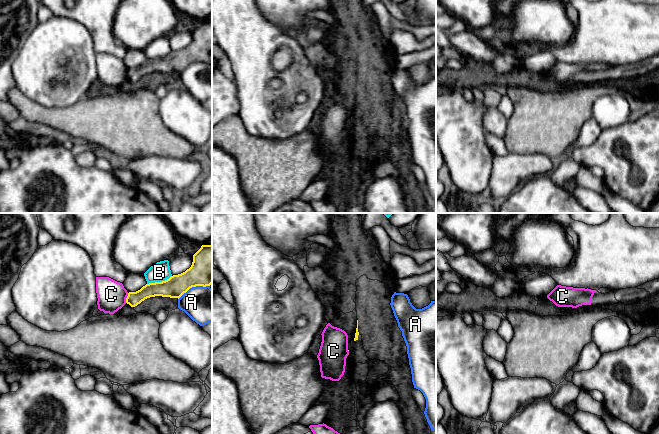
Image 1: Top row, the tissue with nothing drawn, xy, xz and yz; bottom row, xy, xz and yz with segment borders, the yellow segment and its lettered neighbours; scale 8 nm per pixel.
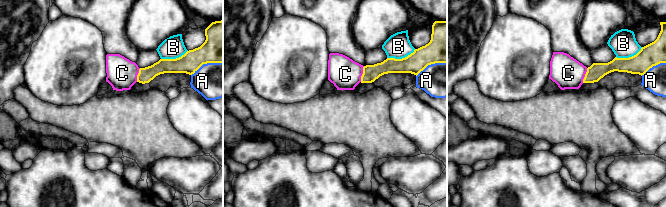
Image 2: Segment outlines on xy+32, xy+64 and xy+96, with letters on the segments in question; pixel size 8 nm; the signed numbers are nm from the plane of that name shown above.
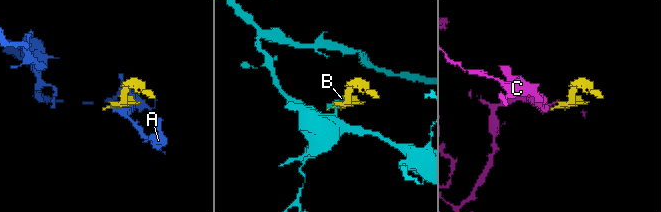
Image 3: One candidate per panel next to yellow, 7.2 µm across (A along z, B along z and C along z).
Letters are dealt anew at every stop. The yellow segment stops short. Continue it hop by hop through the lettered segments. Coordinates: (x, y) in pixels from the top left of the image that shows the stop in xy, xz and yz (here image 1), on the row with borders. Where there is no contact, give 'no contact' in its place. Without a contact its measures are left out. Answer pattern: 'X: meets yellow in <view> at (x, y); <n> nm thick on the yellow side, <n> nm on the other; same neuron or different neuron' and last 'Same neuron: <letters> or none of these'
A: meets yellow in xy at (193, 286); 300 nm thick on the yellow side, 300 nm on the other; different neuron
B: meets yellow in xy at (159, 282); 170 nm thick on the yellow side, 150 nm on the other; different neuron
C: meets yellow in xy at (126, 298); 110 nm thick on the yellow side, 220 nm on the other; different neuron
Same neuron: none of these

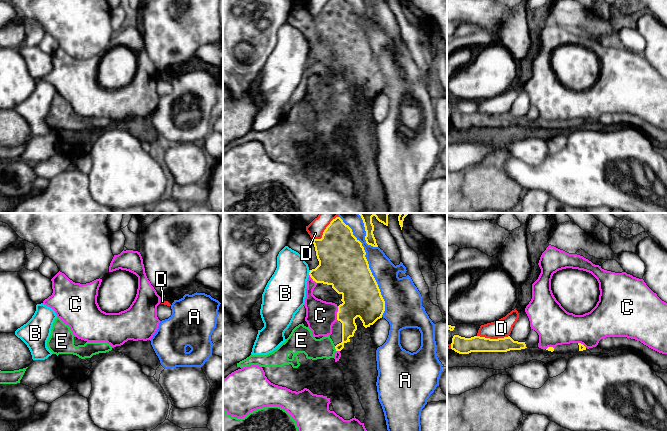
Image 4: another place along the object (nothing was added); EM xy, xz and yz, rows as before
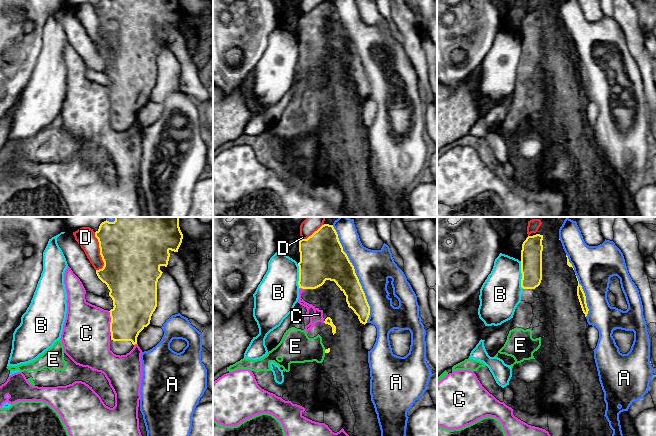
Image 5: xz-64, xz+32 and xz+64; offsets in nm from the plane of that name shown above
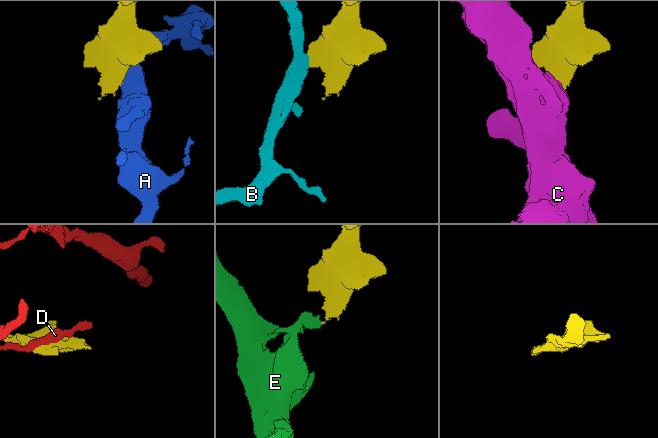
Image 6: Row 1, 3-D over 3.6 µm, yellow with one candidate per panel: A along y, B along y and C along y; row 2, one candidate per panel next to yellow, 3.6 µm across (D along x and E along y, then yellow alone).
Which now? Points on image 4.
A: meets yellow in xz at (368, 266); 380 nm thick on the yellow side, 190 nm on the other; different neuron
B: meets yellow in xz at (309, 272); 340 nm thick on the yellow side, 320 nm on the other; different neuron
C: meets yellow in xz at (337, 313); 320 nm thick on the yellow side, 240 nm on the other; different neuron
D: meets yellow in xz at (324, 231); 380 nm thick on the yellow side, 140 nm on the other; different neuron
E: meets yellow in xz at (335, 348); 120 nm thick on the yellow side, 170 nm on the other; same neuron
Same neuron: E

